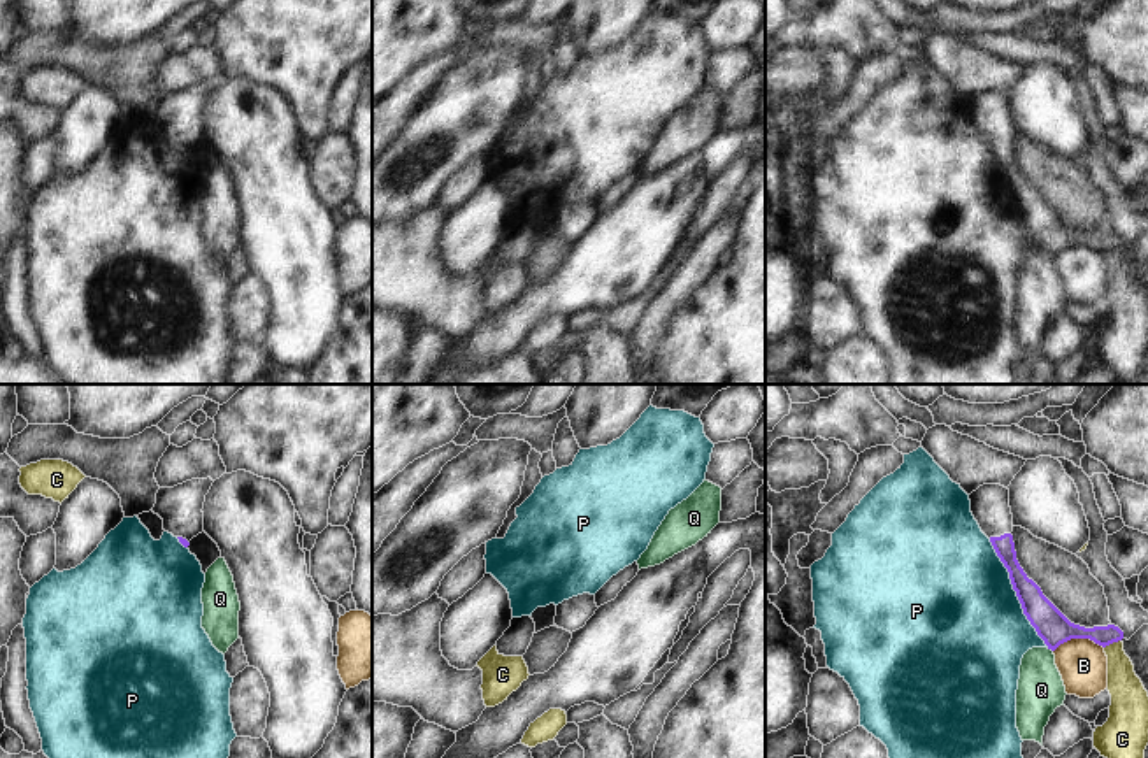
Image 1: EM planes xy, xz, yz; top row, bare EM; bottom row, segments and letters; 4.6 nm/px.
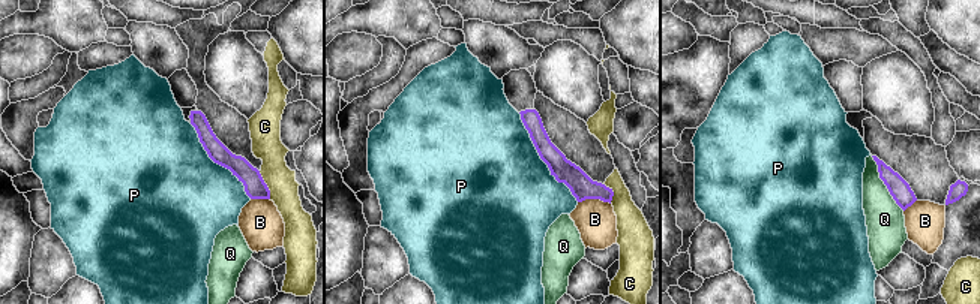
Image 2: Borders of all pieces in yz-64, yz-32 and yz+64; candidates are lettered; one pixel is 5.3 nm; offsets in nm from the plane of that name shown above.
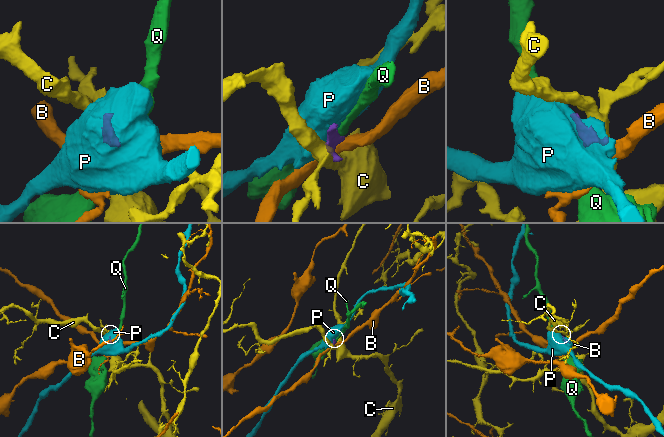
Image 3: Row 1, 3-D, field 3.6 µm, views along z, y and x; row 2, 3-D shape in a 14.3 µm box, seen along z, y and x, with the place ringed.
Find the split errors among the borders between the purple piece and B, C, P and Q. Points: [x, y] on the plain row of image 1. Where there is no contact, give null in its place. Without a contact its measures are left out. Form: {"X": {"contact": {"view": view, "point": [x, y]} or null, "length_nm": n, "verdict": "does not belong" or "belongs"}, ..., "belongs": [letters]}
{"B": {"contact": {"view": "yz", "point": [1078, 244]}, "length_nm": 240, "verdict": "does not belong"}, "C": {"contact": {"view": "yz", "point": [1112, 250]}, "length_nm": 90, "verdict": "does not belong"}, "P": {"contact": {"view": "yz", "point": [1017, 200]}, "length_nm": 550, "verdict": "does not belong"}, "Q": {"contact": {"view": "yz", "point": [1050, 255]}, "length_nm": 40, "verdict": "does not belong"}, "belongs": []}

